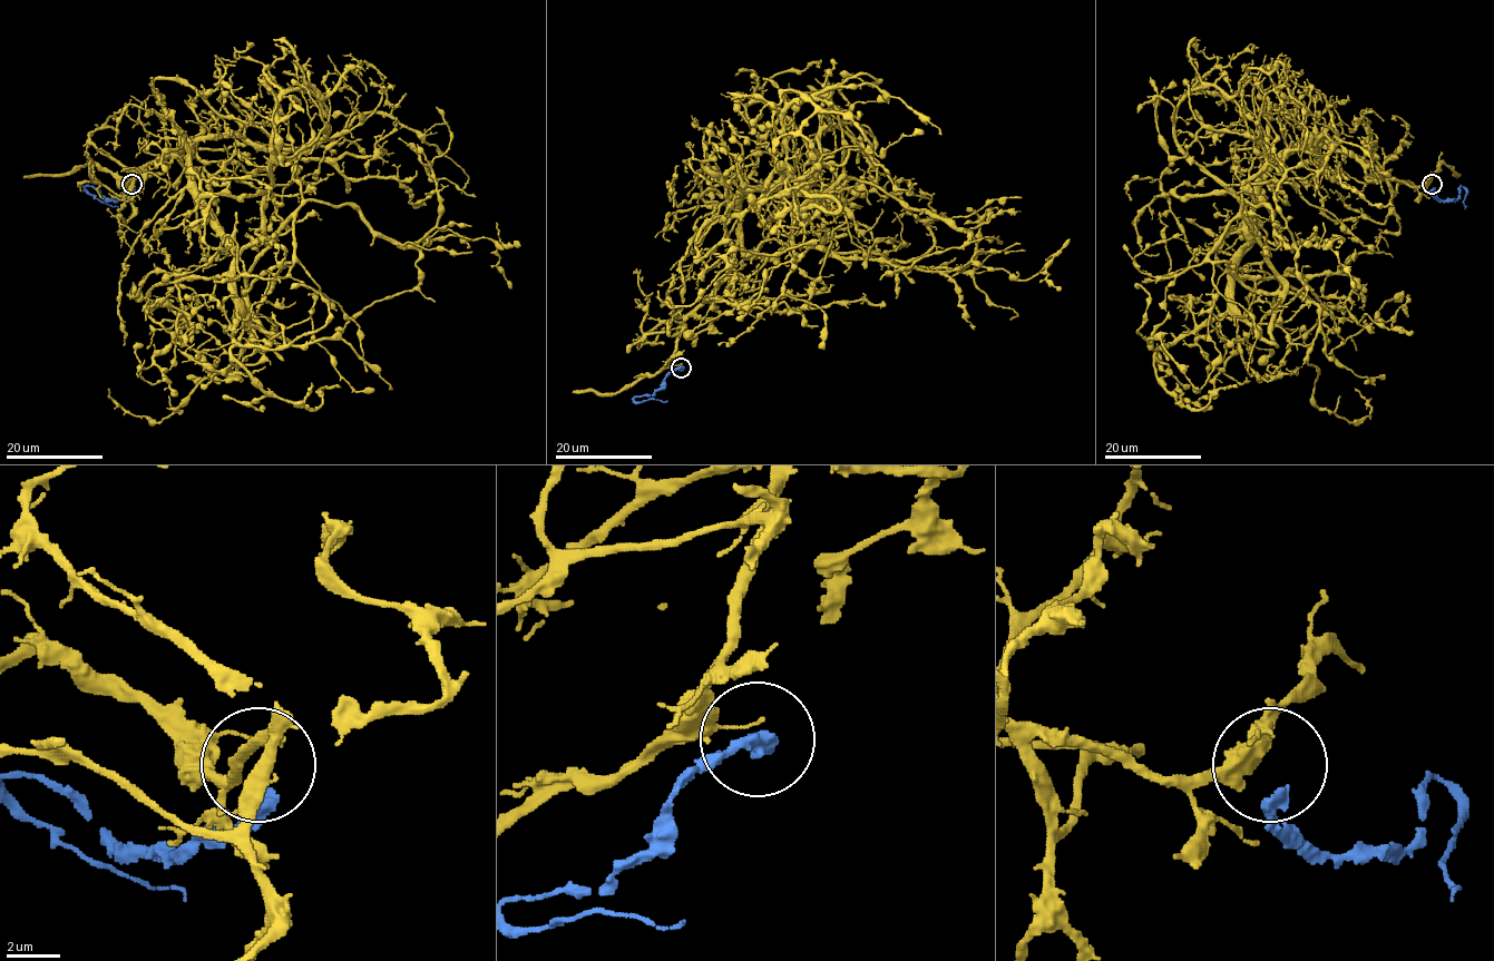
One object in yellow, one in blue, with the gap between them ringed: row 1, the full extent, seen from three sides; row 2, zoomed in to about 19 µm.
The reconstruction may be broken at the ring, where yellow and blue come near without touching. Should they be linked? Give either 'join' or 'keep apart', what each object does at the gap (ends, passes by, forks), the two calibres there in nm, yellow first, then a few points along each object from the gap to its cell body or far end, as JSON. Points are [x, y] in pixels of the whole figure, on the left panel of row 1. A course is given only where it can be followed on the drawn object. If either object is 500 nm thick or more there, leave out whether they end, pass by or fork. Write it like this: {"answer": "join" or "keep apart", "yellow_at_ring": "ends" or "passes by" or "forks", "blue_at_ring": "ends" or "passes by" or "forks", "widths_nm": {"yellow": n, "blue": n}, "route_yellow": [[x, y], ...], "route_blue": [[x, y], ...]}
{"answer": "keep apart", "yellow_at_ring": "ends", "blue_at_ring": "ends", "widths_nm": {"yellow": 110, "blue": 460}, "route_yellow": [[132, 179], [185, 146], [223, 233], [242, 251], [272, 239], [242, 292], [263, 355], [159, 422], [108, 388]], "route_blue": [[130, 187], [130, 193], [117, 200], [107, 200], [90, 186], [84, 187], [118, 209]]}

